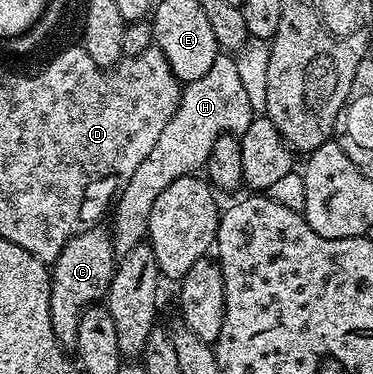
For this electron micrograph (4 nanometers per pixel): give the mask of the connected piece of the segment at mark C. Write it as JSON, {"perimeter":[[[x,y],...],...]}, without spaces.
{"perimeter":[[[108,227],[84,228],[74,232],[51,264],[49,278],[51,330],[55,330],[55,338],[66,350],[73,350],[77,347],[79,318],[86,309],[94,307],[108,297],[115,267],[115,253],[110,229]]]}

